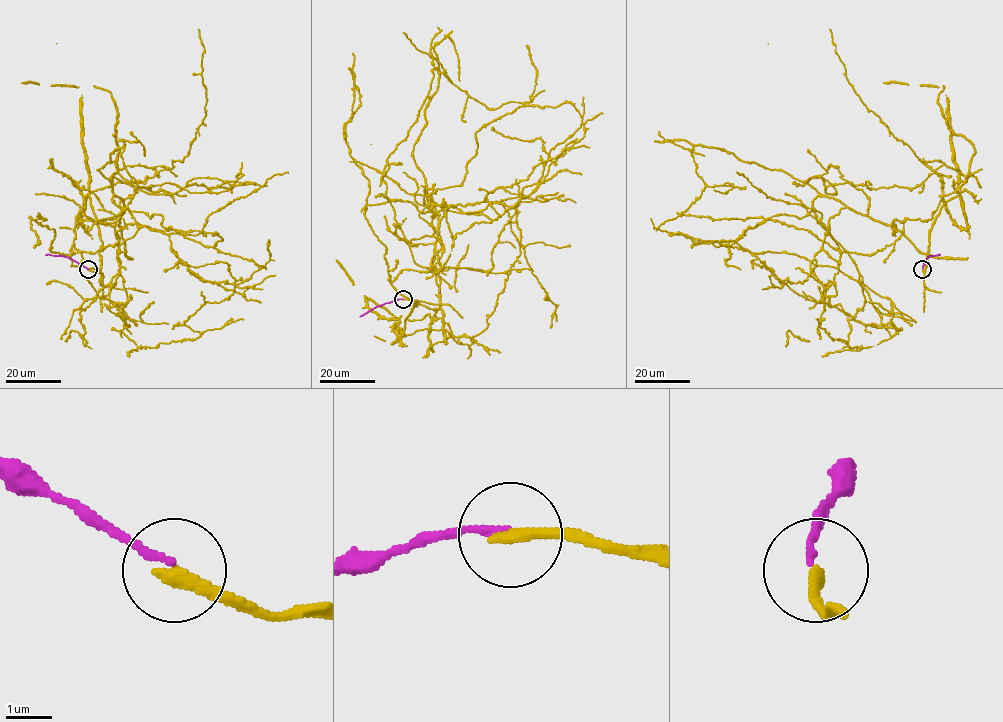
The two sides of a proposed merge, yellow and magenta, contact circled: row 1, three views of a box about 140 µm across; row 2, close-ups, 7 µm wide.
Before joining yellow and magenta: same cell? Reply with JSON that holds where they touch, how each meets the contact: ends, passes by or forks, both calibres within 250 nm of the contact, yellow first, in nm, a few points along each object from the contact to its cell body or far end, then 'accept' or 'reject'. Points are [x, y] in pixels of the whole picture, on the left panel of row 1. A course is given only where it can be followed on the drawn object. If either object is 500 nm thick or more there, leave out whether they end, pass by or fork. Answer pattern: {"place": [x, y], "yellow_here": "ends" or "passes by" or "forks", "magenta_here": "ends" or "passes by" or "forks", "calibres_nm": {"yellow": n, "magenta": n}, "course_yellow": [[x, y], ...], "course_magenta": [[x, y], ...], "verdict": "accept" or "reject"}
{"place": [88, 269], "yellow_here": "ends", "magenta_here": "ends", "calibres_nm": {"yellow": 320, "magenta": 150}, "course_yellow": [[89, 269], [89, 194], [135, 182], [77, 218], [120, 227], [123, 201], [120, 315], [69, 257], [122, 218]], "course_magenta": [[89, 269], [64, 256], [45, 254]], "verdict": "reject"}

